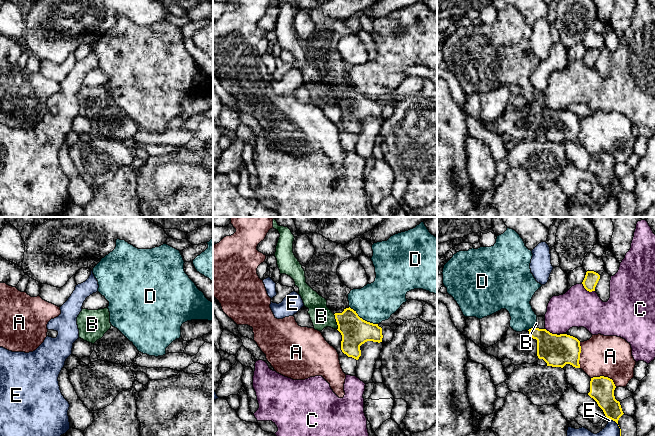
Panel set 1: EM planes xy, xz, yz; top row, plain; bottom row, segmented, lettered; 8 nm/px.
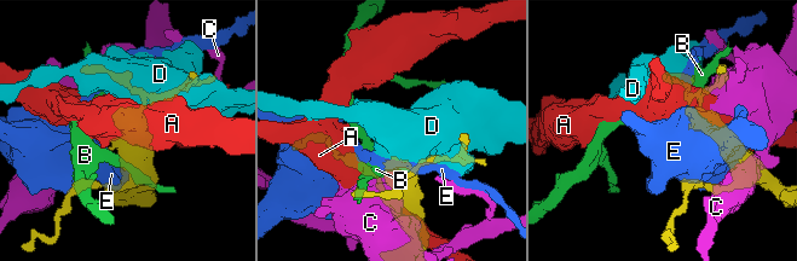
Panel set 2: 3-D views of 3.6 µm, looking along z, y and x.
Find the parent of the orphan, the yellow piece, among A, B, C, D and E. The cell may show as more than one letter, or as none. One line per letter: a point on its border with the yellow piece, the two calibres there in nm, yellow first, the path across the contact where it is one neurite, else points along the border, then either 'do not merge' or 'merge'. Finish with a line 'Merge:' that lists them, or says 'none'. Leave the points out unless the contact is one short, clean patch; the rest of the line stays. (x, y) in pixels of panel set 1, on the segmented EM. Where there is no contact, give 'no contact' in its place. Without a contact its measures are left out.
A: yz (605, 377) | 190/340 nm | do not merge
B: xz (336, 321) | 240/180 nm | do not merge
C: yz (587, 290) | 120/300 nm | do not merge
D: xz (362, 319) | 240/320 nm | do not merge
E: yz (618, 425) | 150/110 nm | do not merge
Merge: none

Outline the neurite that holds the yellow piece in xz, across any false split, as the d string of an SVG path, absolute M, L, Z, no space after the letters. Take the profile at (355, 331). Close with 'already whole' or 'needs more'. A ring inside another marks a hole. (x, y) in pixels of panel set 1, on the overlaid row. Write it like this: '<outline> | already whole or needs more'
M317 233L306 234L315 248L314 255L305 266L306 283L320 296L327 300L327 307L335 315L338 331L342 335L341 350L348 357L356 360L361 356L360 346L367 341L382 342L382 328L378 324L367 322L360 318L356 311L349 307L348 294L351 289L344 285L337 275L338 266L347 259L353 258L345 245L329 241Z | needs more

